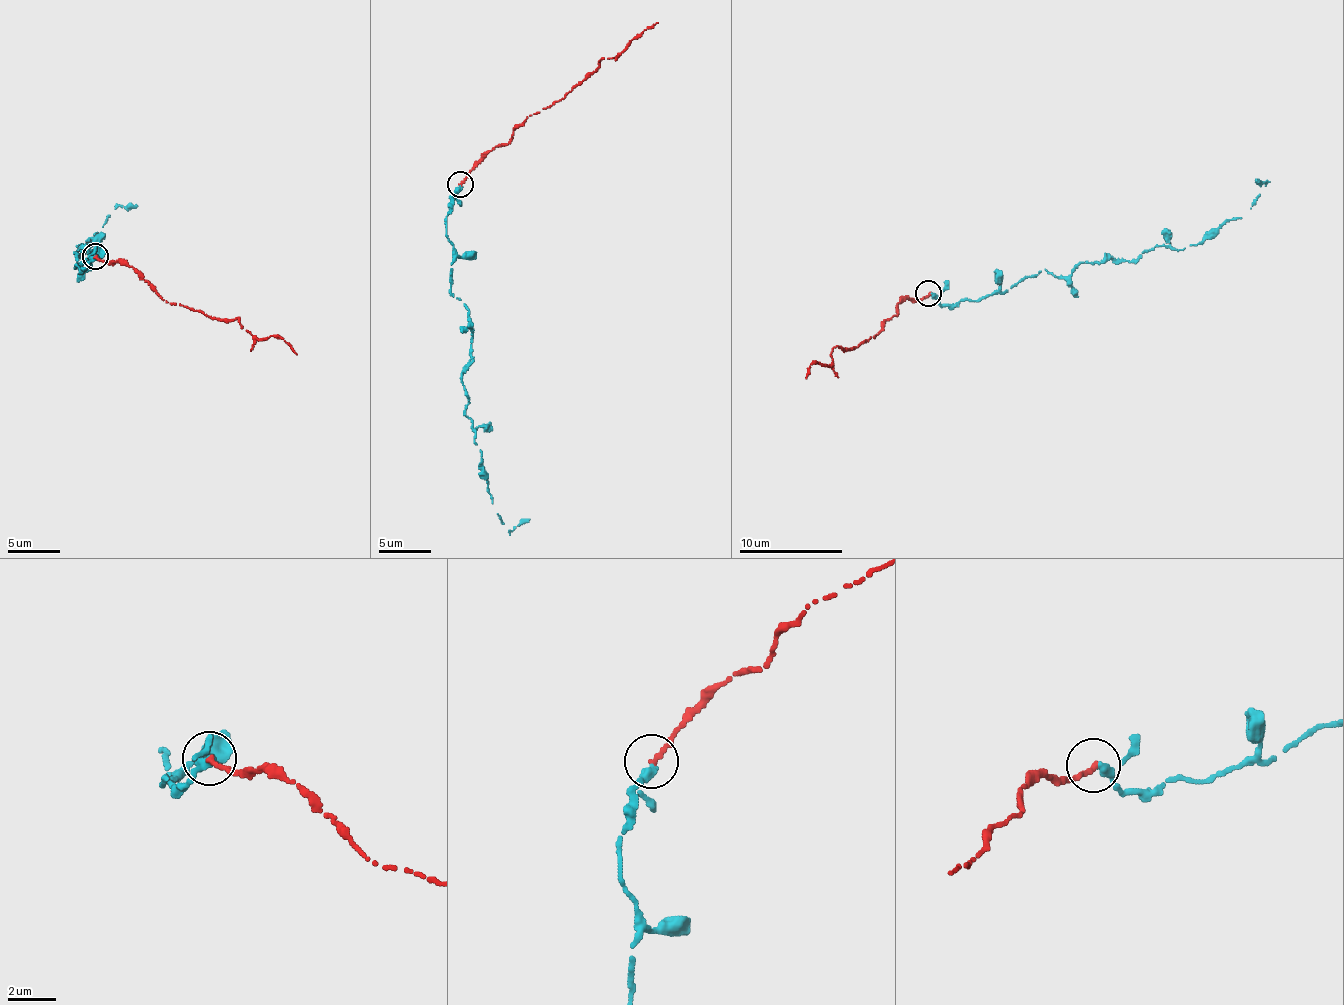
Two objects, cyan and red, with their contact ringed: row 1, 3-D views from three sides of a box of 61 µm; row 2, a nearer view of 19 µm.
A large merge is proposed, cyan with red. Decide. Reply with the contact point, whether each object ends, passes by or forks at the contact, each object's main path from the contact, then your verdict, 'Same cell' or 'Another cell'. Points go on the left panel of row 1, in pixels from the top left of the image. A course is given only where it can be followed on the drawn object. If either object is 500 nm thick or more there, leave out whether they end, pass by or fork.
Place: (95, 256). At the ring cyan passes by. At the ring red ends. Course of cyan: (96, 257), (73, 268), (91, 250), (79, 256), (79, 244), (89, 252), (117, 207), (136, 205). Course of red: (96, 257), (134, 269), (165, 301), (212, 318), (238, 318), (252, 335), (260, 339), (275, 335), (297, 354). Same cell

